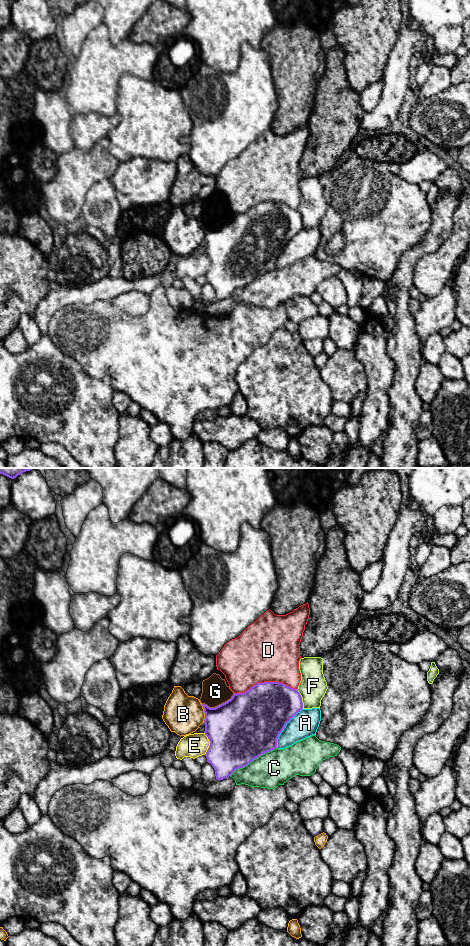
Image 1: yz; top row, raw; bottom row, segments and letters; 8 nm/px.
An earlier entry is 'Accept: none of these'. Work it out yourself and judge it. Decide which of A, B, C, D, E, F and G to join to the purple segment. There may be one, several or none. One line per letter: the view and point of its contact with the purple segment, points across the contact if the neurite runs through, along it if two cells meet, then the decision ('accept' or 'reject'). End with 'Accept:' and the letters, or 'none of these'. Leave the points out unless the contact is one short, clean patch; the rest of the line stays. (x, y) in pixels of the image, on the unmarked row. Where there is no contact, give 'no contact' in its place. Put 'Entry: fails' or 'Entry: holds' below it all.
A: yz (284, 247) | reject
B: yz (204, 232) | reject
C: yz (252, 280) | reject
D: yz (265, 202) | reject
E: yz (210, 263) | reject
F: yz (301, 219) | reject
G: yz (219, 225) | along yz (234, 213), (229, 219), (214, 227), (202, 224) | reject
Accept: none of these
Entry: holds

